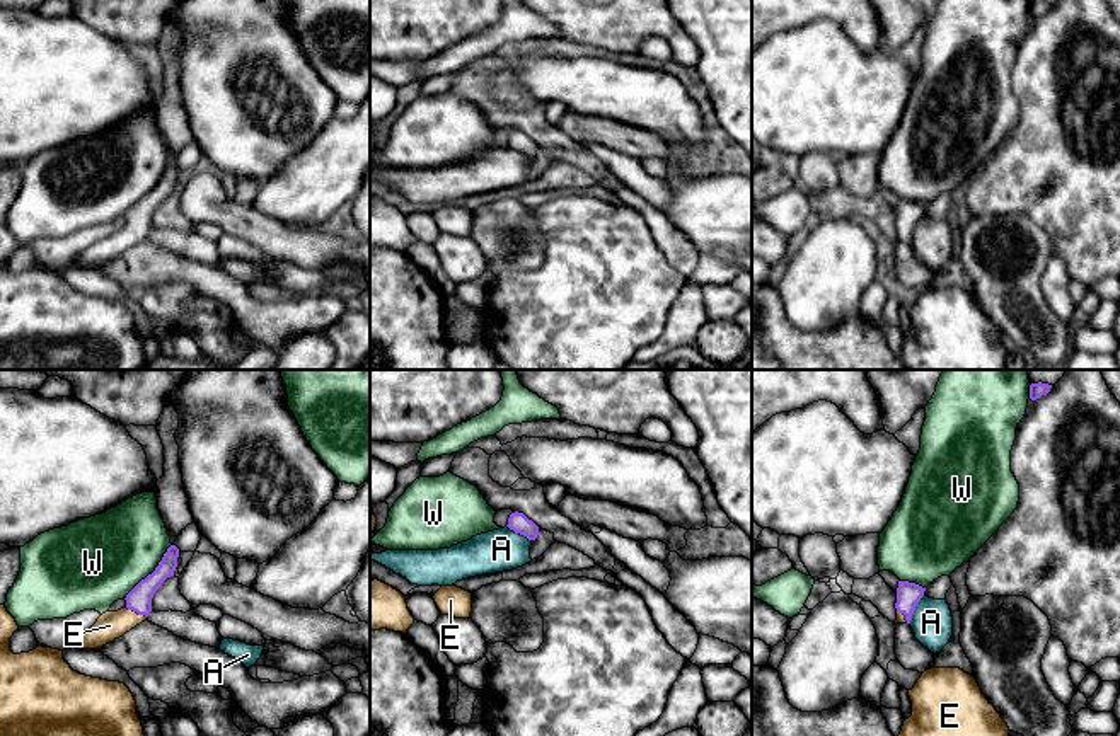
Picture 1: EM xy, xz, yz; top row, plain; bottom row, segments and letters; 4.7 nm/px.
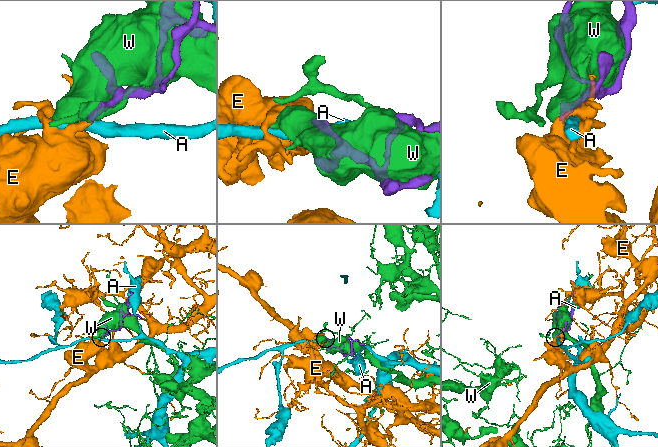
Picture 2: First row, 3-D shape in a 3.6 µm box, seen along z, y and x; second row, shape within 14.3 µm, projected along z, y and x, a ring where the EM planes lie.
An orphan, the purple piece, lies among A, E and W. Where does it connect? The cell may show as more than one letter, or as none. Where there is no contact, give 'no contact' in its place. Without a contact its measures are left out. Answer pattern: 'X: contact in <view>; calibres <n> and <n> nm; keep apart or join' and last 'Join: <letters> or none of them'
A: contact in yz; calibres 110 and 190 nm; keep apart
E: contact in xy; calibres 120 and 140 nm; join
W: contact in xy; calibres 120 and 400 nm; keep apart
Join: E

